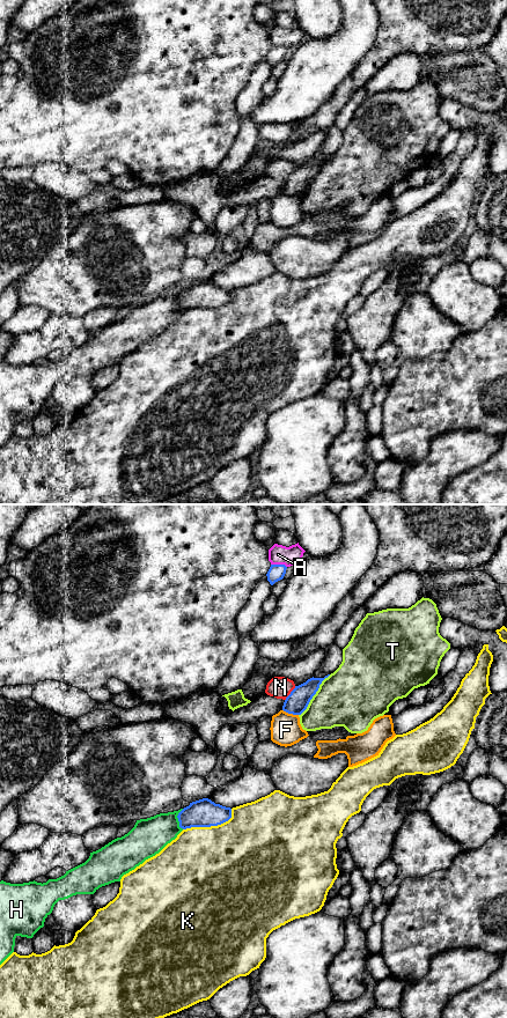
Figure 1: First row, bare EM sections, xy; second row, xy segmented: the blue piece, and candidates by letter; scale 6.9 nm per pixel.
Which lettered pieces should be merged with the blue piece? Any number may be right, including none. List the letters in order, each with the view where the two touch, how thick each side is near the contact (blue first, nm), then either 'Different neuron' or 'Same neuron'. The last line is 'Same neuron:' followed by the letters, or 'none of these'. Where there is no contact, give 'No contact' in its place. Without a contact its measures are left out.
A: Touches blue in xy. Thickness 120 nm (blue) against 140 nm. Different neuron
F: Touches blue in xy. Thickness 160 nm (blue) against 220 nm. Different neuron
H: Touches blue in xy. Thickness 190 nm (blue) against 260 nm. Different neuron
K: Touches blue in xy. Thickness 190 nm (blue) against 480 nm. Different neuron
N: Touches blue in xy. Thickness 160 nm (blue) against 160 nm. Different neuron
T: Touches blue in xy. Thickness 160 nm (blue) against 420 nm. Different neuron
Same neuron: none of these

